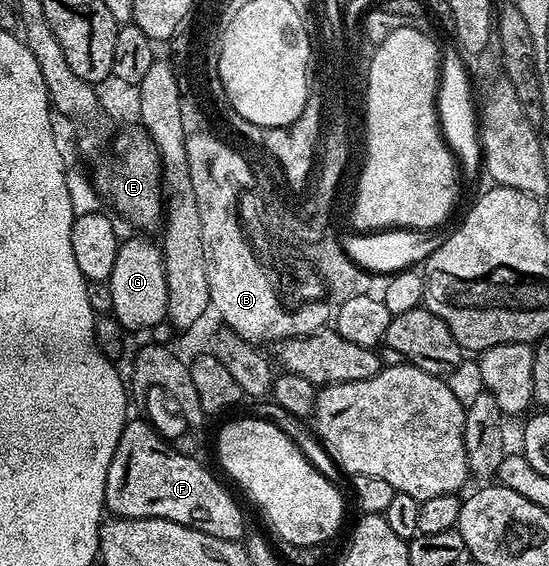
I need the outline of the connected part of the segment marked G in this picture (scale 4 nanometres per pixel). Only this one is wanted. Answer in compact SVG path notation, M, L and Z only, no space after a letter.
M132 234L127 238L121 239L118 258L114 258L114 270L110 278L106 281L108 296L112 299L112 312L116 315L116 320L128 332L144 332L147 328L156 328L161 323L165 323L168 315L166 306L166 266L164 265L164 254L159 243L147 240L147 235Z

